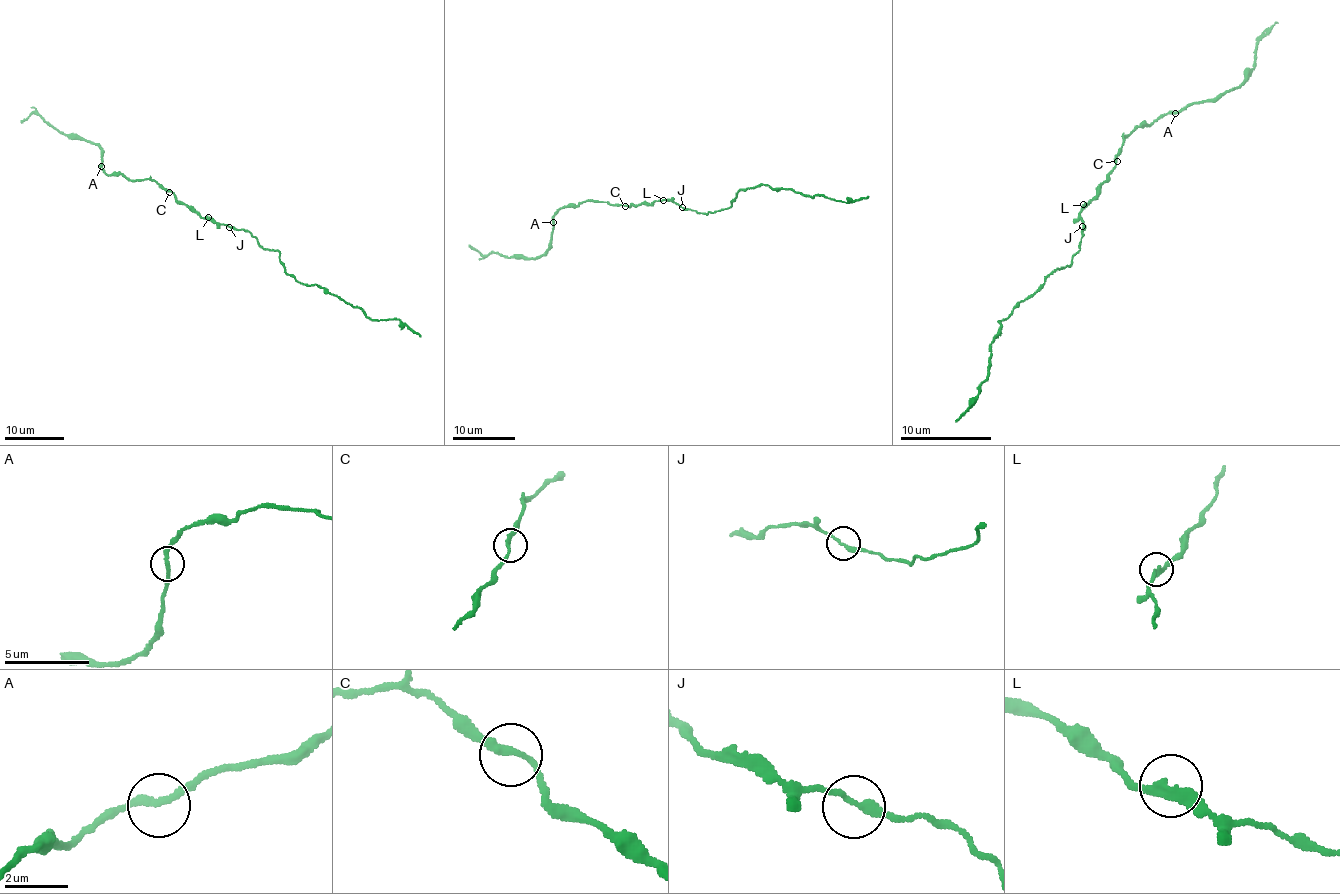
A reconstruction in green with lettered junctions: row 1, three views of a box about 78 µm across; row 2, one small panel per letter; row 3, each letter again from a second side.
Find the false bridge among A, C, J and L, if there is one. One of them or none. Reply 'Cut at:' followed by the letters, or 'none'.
Cut at: none

